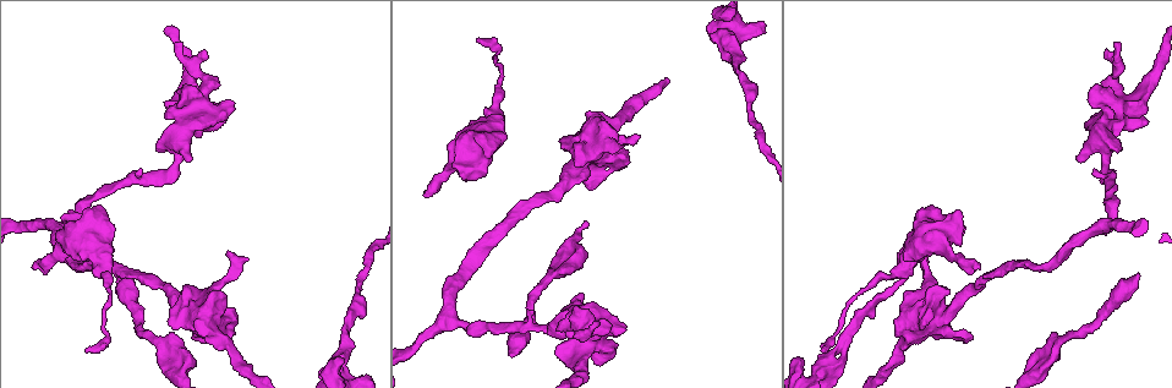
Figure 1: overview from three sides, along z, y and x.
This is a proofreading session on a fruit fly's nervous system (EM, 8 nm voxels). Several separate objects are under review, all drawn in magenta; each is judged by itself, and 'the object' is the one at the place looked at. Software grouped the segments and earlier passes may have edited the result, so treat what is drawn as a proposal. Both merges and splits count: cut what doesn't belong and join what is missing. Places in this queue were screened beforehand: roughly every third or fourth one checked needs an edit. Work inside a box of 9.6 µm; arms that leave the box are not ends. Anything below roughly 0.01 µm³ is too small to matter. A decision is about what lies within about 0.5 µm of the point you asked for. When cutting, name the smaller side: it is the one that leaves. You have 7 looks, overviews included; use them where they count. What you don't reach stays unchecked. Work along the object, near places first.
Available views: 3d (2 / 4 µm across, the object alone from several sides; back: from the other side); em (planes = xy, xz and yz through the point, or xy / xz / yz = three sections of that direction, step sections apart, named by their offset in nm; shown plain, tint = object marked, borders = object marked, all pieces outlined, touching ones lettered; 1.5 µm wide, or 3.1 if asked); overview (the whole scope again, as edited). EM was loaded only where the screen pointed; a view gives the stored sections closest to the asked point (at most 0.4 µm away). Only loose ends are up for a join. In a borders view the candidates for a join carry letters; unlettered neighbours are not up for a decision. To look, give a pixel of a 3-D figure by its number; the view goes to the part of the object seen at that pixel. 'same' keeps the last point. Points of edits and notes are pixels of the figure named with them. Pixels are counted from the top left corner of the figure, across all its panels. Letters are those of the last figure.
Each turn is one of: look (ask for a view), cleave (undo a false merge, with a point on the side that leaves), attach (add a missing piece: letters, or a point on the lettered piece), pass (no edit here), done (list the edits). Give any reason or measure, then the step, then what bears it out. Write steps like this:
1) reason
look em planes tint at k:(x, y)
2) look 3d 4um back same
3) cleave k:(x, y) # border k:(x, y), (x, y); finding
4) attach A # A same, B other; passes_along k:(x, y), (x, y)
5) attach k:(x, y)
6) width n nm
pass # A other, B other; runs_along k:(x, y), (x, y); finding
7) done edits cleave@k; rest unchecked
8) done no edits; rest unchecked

an open end
look em planes borders at 1:(228, 252)

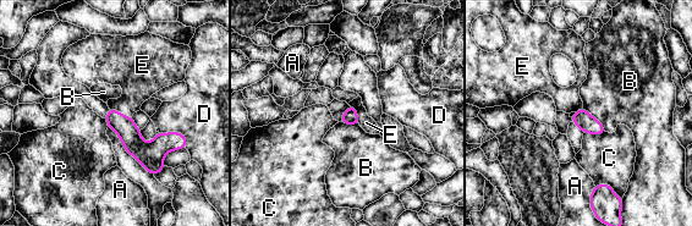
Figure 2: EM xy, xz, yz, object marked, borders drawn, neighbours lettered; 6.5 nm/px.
pass # A other, B other, C other, D other, E other; border 2:(109, 108), (131, 117); none of them fits

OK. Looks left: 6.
stops while still wide
look em planes borders at 1:(612, 351)

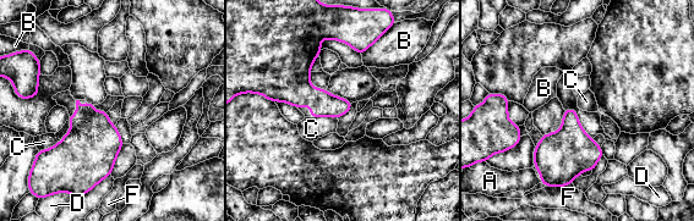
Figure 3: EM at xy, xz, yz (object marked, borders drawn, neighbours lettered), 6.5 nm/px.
pass # A other, B other, C other, D other, F other; no lettered piece goes on from it

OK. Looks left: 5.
branch stops here
look em planes borders at 1:(820, 350)

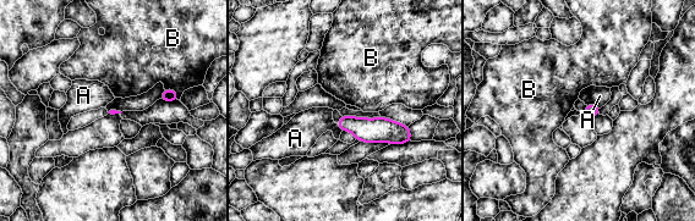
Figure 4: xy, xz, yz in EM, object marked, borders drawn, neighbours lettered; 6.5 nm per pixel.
pass # A other, B other; border 4:(586, 104), (596, 104), (600, 108); none of them fits

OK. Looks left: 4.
done no edits; rest unchecked

